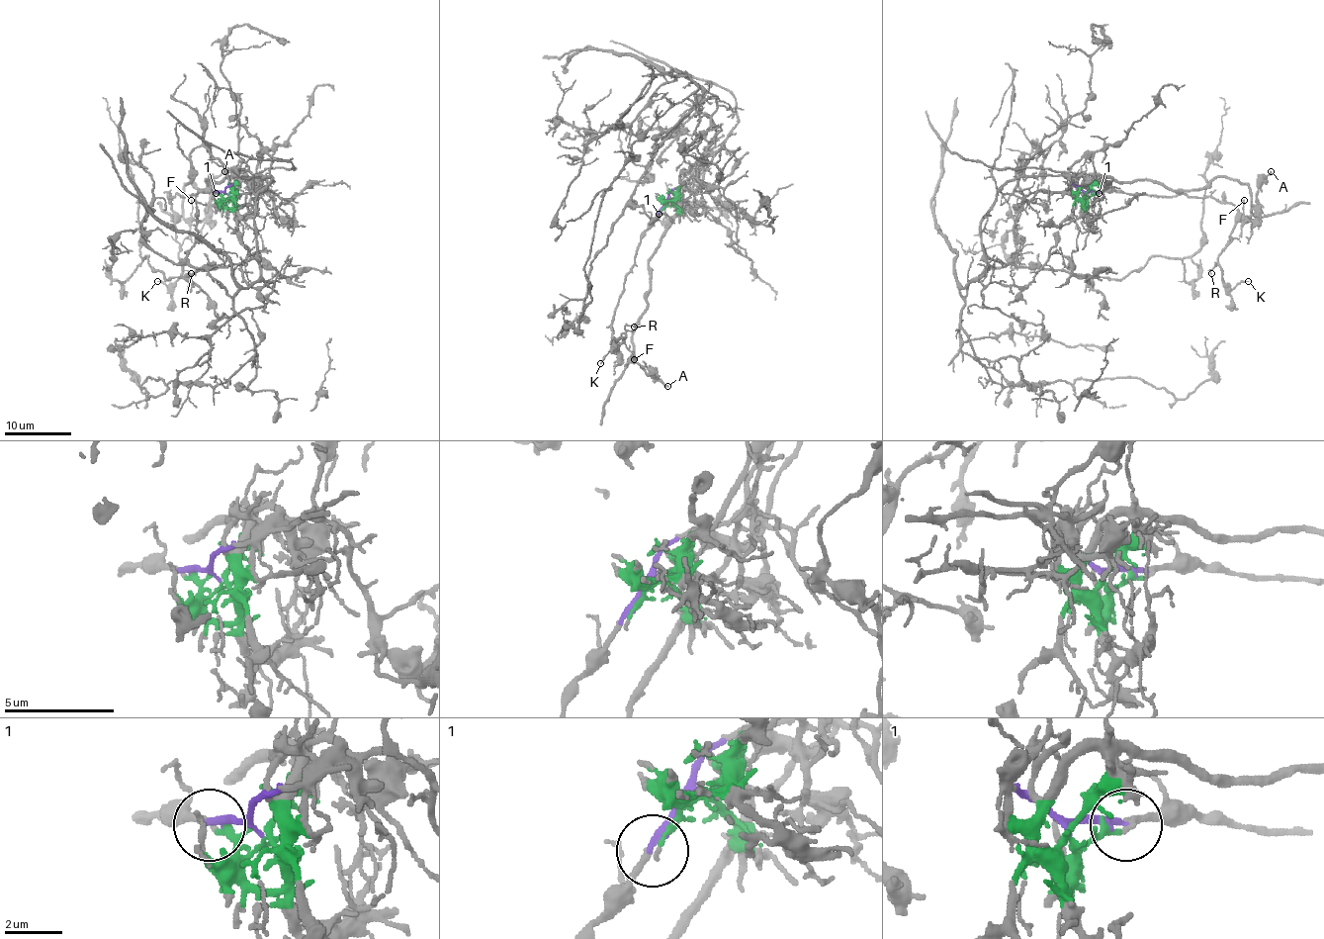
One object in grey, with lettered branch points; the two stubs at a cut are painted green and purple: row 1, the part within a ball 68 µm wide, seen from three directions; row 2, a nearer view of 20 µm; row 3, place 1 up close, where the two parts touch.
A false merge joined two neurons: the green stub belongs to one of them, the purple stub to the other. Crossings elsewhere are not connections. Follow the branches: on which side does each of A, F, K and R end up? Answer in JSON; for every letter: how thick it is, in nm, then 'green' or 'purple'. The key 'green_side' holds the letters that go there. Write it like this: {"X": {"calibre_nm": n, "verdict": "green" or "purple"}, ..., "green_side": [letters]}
{"A": {"calibre_nm": 170, "verdict": "green"}, "F": {"calibre_nm": 130, "verdict": "green"}, "K": {"calibre_nm": 100, "verdict": "purple"}, "R": {"calibre_nm": 80, "verdict": "purple"}, "green_side": ["A", "F"]}

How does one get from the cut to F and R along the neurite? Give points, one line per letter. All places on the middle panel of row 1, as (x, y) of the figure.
F: (671, 200), (676, 207), (674, 219), (648, 262), (646, 311), (631, 332), (633, 353), (626, 366), (635, 359)
R: (669, 200), (645, 232), (635, 265), (626, 276), (613, 321), (613, 346), (618, 353), (624, 328), (635, 326)

